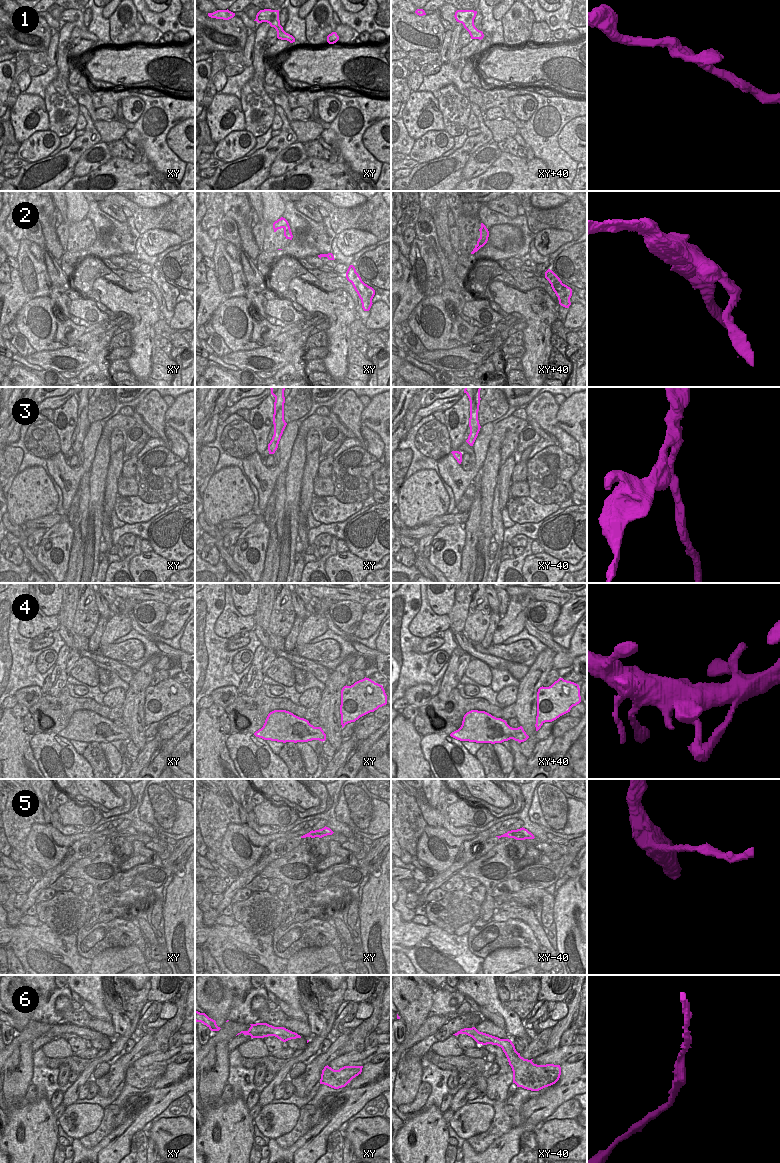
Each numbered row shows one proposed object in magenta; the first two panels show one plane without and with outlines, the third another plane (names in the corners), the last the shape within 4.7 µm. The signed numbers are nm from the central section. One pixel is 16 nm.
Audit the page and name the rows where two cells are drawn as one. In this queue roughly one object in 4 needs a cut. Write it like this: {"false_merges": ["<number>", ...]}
{"false_merges": ["2", "3"]}

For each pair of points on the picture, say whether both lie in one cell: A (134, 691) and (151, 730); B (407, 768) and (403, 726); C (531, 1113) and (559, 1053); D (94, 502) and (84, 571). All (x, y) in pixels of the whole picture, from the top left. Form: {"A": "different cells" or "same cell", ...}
{"A": "different cells", "B": "same cell", "C": "different cells", "D": "same cell"}

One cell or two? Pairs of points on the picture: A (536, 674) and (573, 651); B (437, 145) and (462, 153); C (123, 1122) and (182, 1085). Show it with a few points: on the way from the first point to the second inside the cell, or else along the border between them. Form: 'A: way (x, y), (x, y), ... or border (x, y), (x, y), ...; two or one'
A: border (556, 654), (553, 659), (552, 668); two
B: border (441, 156), (419, 164); two
C: way (138, 1112), (167, 1088); one

